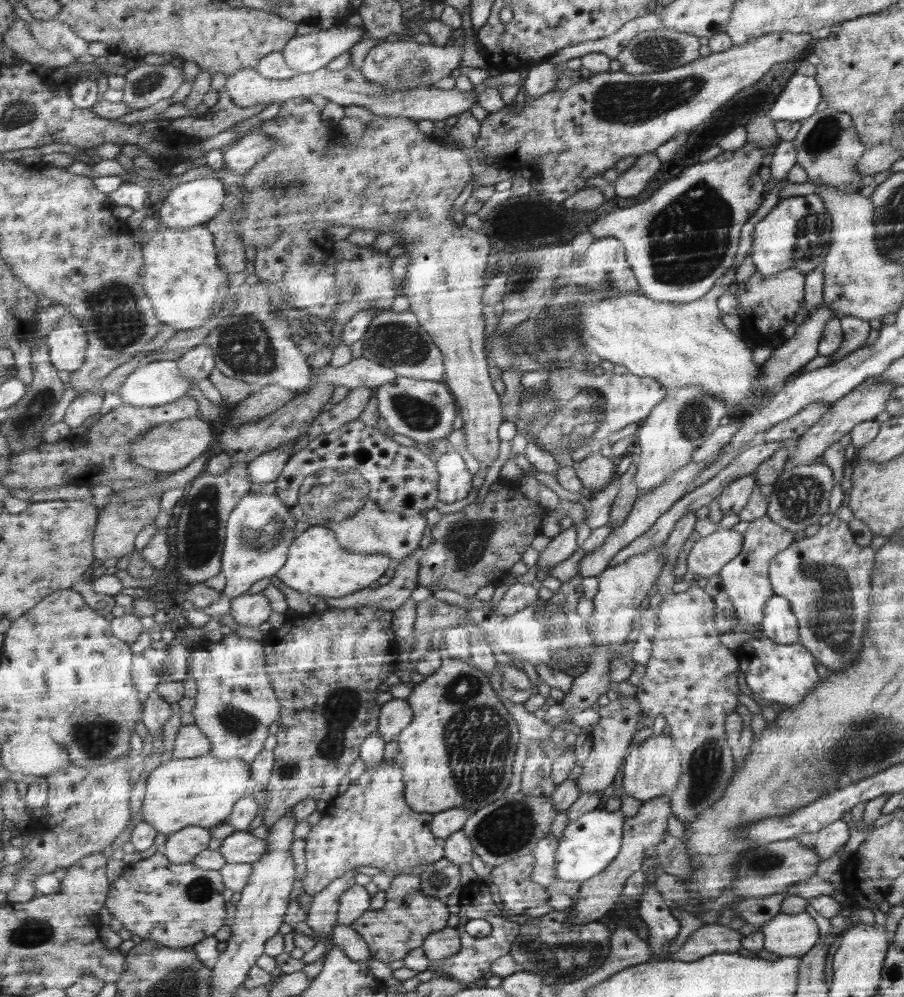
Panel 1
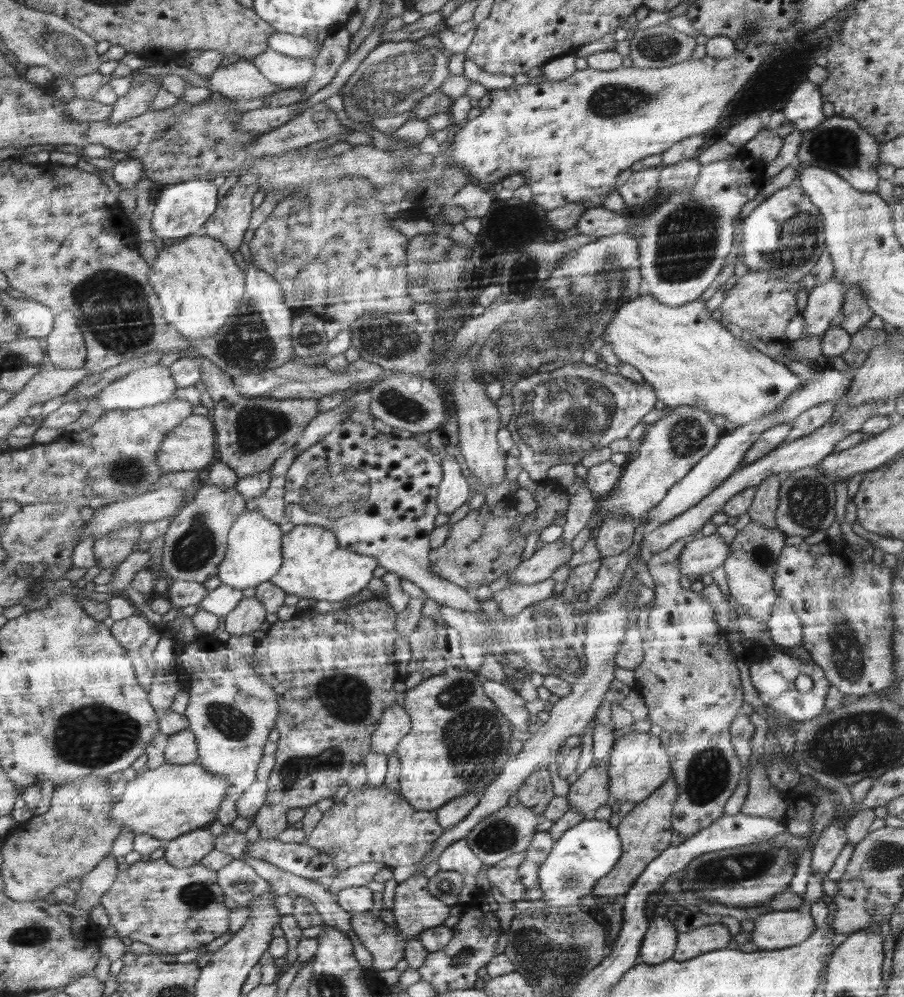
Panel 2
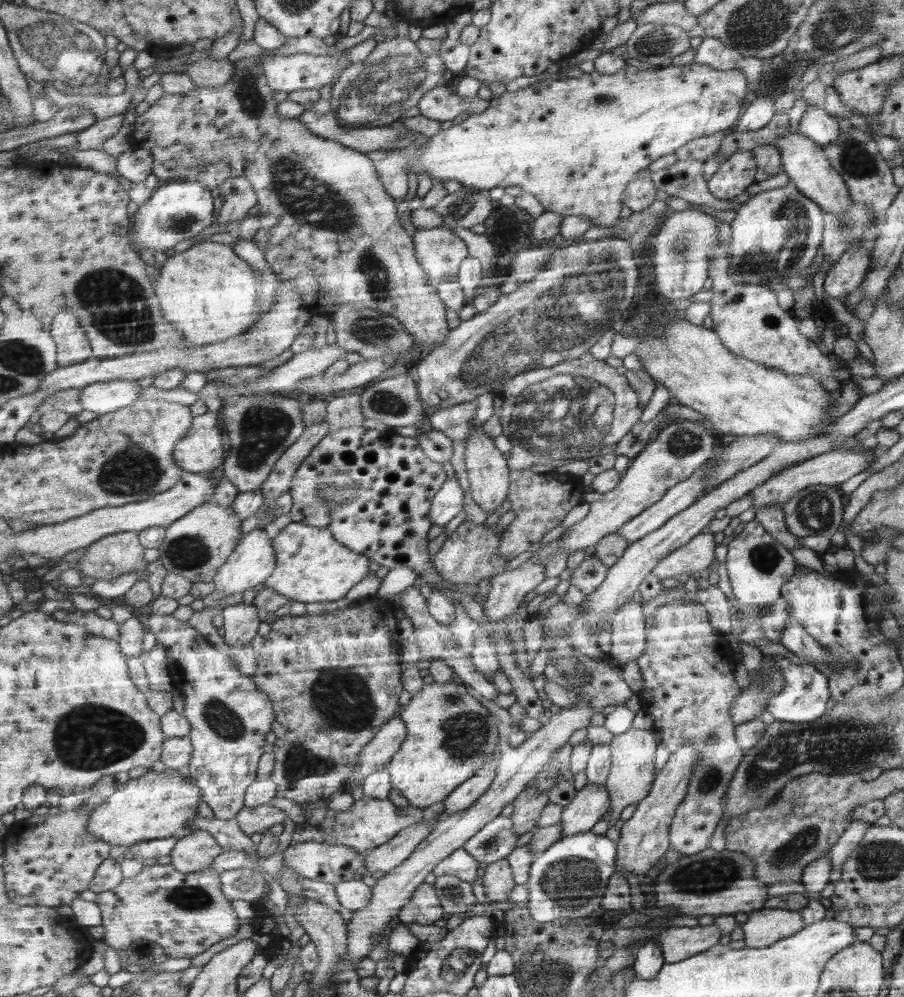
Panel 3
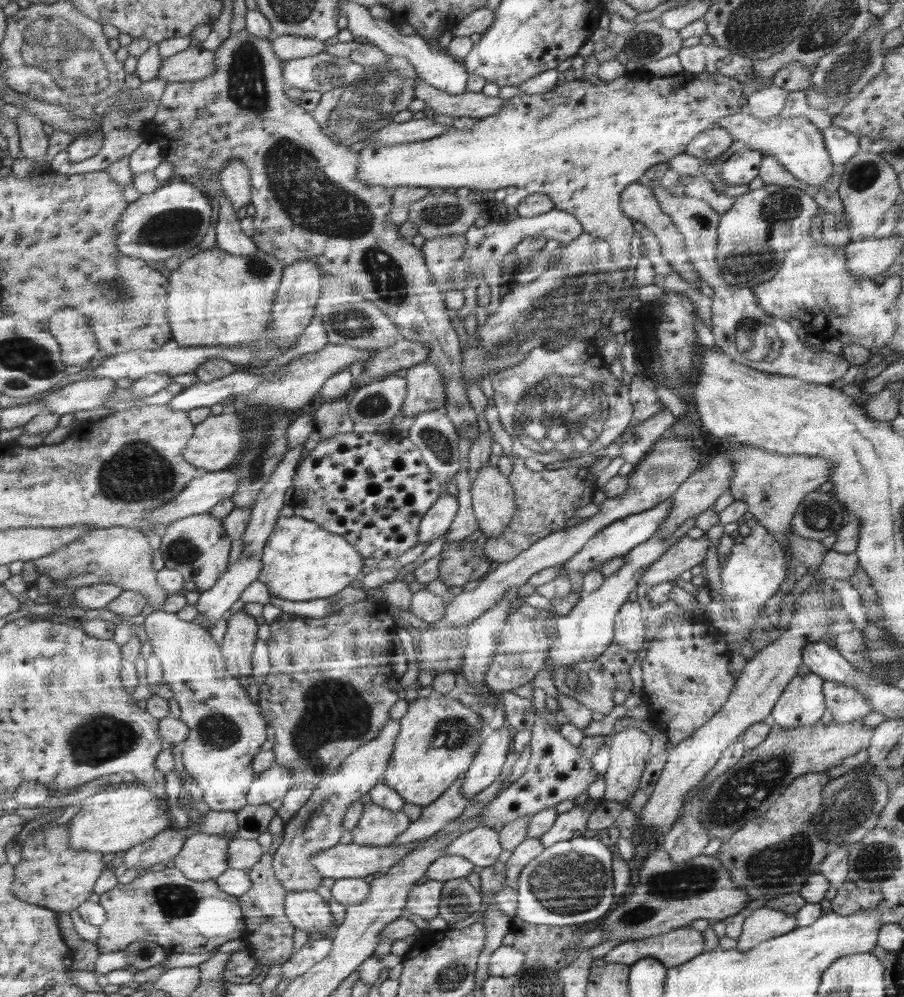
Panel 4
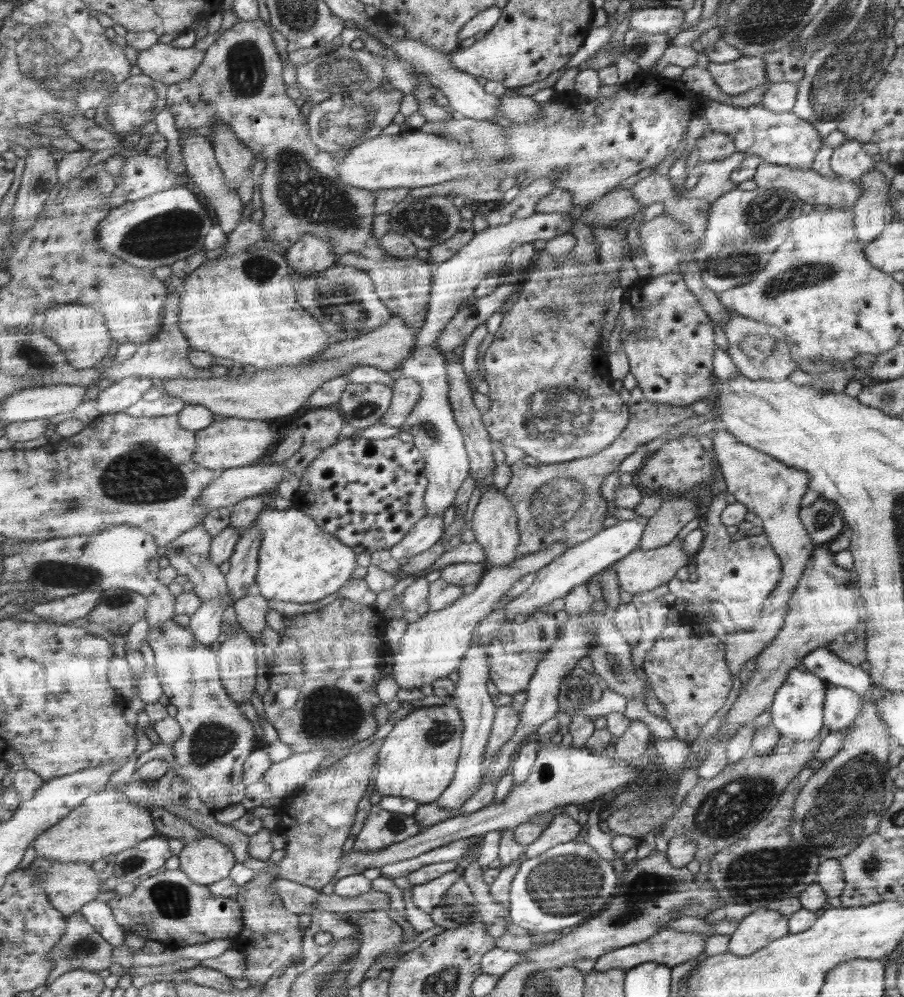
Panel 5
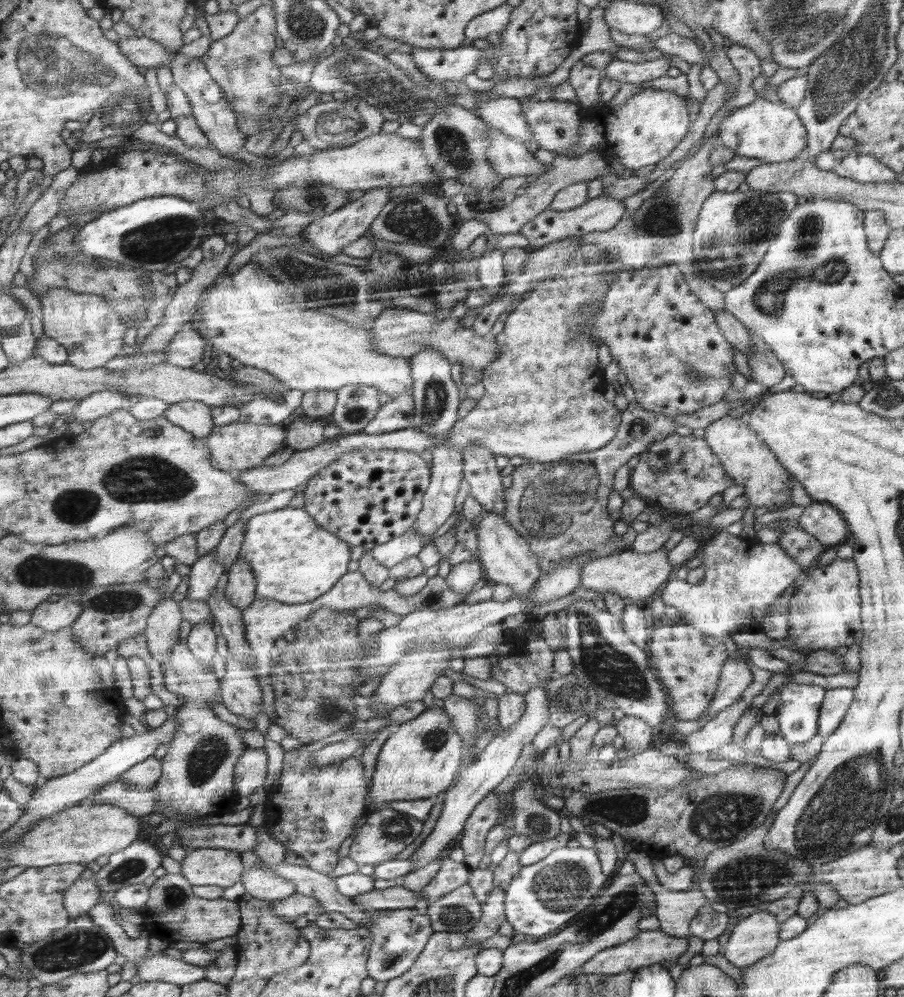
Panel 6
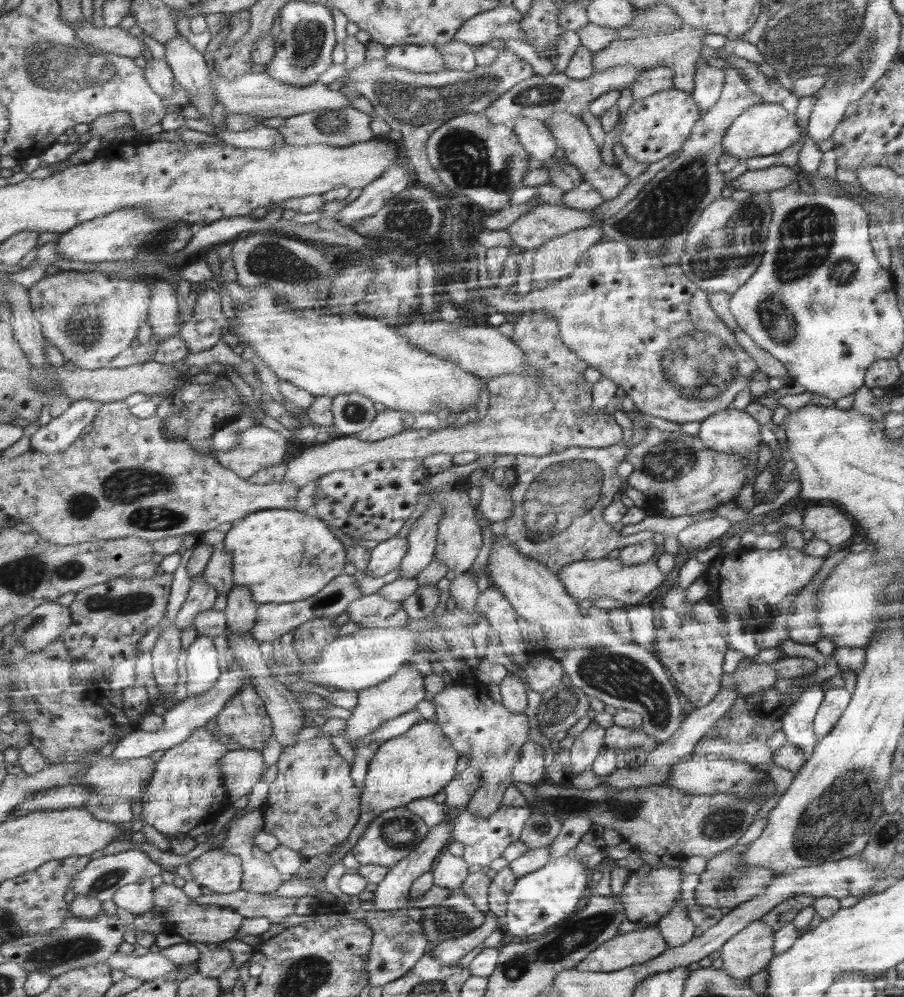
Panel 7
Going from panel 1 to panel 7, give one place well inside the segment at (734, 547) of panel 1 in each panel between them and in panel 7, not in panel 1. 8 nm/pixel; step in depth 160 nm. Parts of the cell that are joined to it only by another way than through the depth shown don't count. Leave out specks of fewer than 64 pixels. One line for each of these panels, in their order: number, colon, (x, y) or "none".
2: (703, 554)
3: (696, 555)
4: (681, 557)
5: (642, 570)
6: (630, 574)
7: (601, 578)

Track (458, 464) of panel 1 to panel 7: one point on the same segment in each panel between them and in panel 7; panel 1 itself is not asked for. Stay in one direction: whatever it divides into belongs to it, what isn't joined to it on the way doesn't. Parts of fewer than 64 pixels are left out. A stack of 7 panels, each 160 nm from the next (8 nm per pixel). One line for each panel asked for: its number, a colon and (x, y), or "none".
2: (454, 490)
3: (447, 503)
4: (436, 522)
5: (428, 531)
6: (410, 543)
7: (386, 556)

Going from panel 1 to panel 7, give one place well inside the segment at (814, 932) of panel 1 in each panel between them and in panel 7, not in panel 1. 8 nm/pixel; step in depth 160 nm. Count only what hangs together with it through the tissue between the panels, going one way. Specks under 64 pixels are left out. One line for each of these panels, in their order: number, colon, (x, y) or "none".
2: (775, 930)
3: (764, 927)
4: (763, 924)
5: (762, 926)
6: (756, 936)
7: (747, 953)

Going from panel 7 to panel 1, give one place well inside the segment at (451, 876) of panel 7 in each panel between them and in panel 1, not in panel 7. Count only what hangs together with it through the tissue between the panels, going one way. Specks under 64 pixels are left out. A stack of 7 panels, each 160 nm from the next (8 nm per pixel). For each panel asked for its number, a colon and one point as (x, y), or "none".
1: (409, 915)
2: (415, 910)
3: (424, 907)
4: (424, 900)
5: (426, 897)
6: (452, 875)

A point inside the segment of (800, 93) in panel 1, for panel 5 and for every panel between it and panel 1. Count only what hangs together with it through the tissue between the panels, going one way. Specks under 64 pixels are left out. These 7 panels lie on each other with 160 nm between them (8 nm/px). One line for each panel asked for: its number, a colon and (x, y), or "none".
2: (803, 110)
3: (816, 123)
4: (842, 145)
5: (849, 159)

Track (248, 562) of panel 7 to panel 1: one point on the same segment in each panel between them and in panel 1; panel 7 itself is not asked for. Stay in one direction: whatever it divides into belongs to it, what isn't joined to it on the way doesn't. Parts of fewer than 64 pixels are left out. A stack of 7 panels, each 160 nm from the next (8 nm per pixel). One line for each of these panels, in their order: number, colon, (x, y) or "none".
1: (317, 563)
2: (316, 566)
3: (312, 566)
4: (302, 561)
5: (300, 563)
6: (295, 560)

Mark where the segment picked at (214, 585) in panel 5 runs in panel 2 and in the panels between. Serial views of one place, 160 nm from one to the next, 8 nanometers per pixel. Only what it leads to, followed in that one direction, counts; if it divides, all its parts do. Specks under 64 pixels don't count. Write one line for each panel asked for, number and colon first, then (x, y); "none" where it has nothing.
2: (195, 544)
3: (195, 546)
4: (196, 545)

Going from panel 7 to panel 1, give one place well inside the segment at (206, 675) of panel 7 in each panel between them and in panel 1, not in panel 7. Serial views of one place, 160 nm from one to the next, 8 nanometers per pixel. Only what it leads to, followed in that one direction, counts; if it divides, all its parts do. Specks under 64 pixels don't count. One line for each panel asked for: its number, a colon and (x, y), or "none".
1: (260, 529)
2: (254, 553)
3: (253, 560)
4: (212, 603)
5: (204, 623)
6: (201, 641)

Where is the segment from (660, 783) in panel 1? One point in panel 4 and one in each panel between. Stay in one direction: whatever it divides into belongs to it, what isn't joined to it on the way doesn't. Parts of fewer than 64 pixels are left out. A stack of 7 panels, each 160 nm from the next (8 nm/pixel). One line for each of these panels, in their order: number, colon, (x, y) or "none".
2: (638, 765)
3: (631, 774)
4: (628, 749)

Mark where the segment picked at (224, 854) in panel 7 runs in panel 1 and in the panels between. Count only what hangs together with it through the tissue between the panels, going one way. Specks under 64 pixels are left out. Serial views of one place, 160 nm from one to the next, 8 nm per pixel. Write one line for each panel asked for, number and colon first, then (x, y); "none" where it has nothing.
1: (182, 847)
2: (189, 849)
3: (195, 852)
4: (203, 856)
5: (206, 861)
6: (206, 866)

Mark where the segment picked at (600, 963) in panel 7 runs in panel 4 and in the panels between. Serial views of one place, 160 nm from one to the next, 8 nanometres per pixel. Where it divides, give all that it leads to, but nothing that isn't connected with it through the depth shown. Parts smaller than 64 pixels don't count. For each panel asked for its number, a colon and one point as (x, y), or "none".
4: (679, 946)
5: (670, 947)
6: (651, 947)

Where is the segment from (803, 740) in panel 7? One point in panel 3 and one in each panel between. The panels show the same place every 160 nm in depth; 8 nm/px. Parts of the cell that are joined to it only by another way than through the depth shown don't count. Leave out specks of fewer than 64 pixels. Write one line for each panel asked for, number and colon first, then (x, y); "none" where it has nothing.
3: (803, 698)
4: (803, 702)
5: (797, 711)
6: (799, 705)

